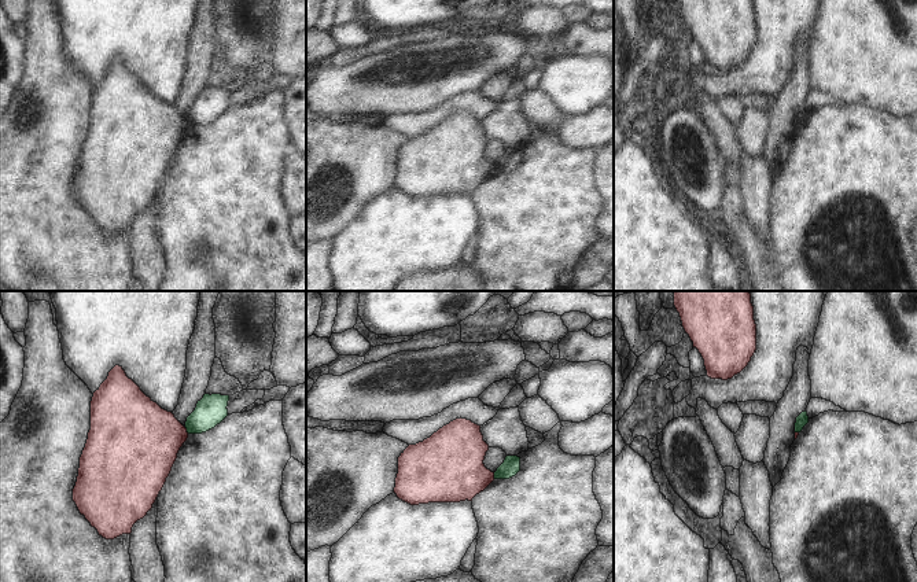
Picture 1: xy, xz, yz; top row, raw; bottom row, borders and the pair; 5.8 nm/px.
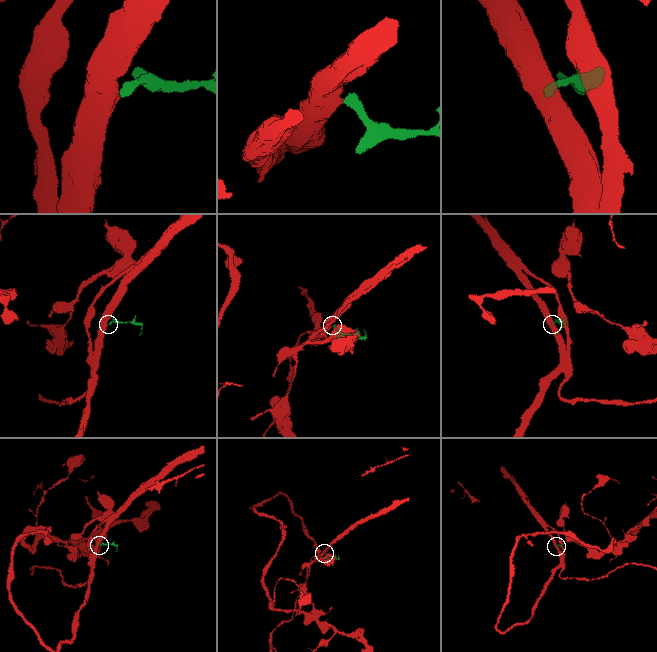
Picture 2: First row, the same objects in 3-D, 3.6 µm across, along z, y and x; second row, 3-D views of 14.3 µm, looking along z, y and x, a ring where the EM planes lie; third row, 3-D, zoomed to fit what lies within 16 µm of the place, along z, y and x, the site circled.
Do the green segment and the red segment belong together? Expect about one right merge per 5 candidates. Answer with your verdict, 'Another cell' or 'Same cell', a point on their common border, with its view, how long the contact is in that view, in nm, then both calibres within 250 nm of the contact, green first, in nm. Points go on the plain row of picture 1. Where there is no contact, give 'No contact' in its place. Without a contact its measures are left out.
Another cell. Touches green at xy (187, 122). Shared border 50 nm. Thickness 180 nm (green) against 400 nm

